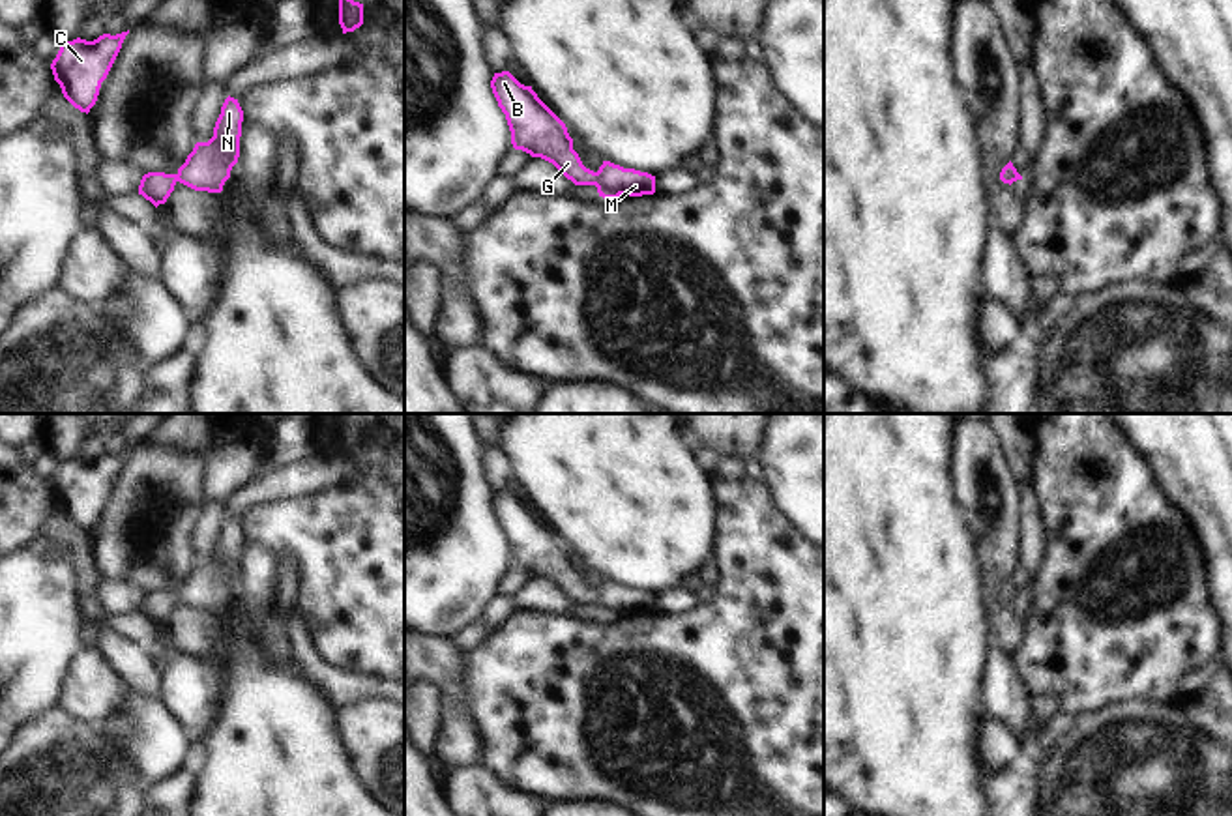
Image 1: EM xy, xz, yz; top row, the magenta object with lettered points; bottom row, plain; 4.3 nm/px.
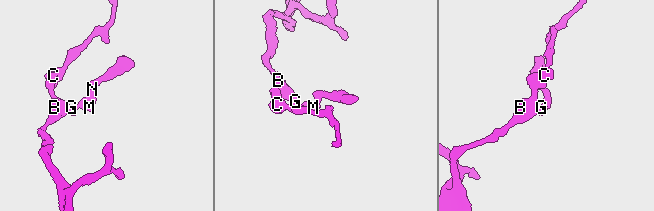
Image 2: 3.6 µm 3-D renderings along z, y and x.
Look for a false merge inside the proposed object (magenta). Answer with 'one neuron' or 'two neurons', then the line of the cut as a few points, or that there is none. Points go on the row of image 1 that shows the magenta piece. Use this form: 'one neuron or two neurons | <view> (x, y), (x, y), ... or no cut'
one neuron | no cut

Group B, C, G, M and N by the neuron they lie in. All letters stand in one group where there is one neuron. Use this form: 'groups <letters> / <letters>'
groups B C G M N

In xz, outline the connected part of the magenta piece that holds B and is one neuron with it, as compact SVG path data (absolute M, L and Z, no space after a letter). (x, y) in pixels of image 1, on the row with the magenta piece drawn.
M509 71L491 80L498 107L506 114L511 144L532 157L552 163L575 185L595 185L599 197L642 197L655 193L655 176L603 161L597 172L586 168L573 150L565 124L537 97L532 86L521 84Z

